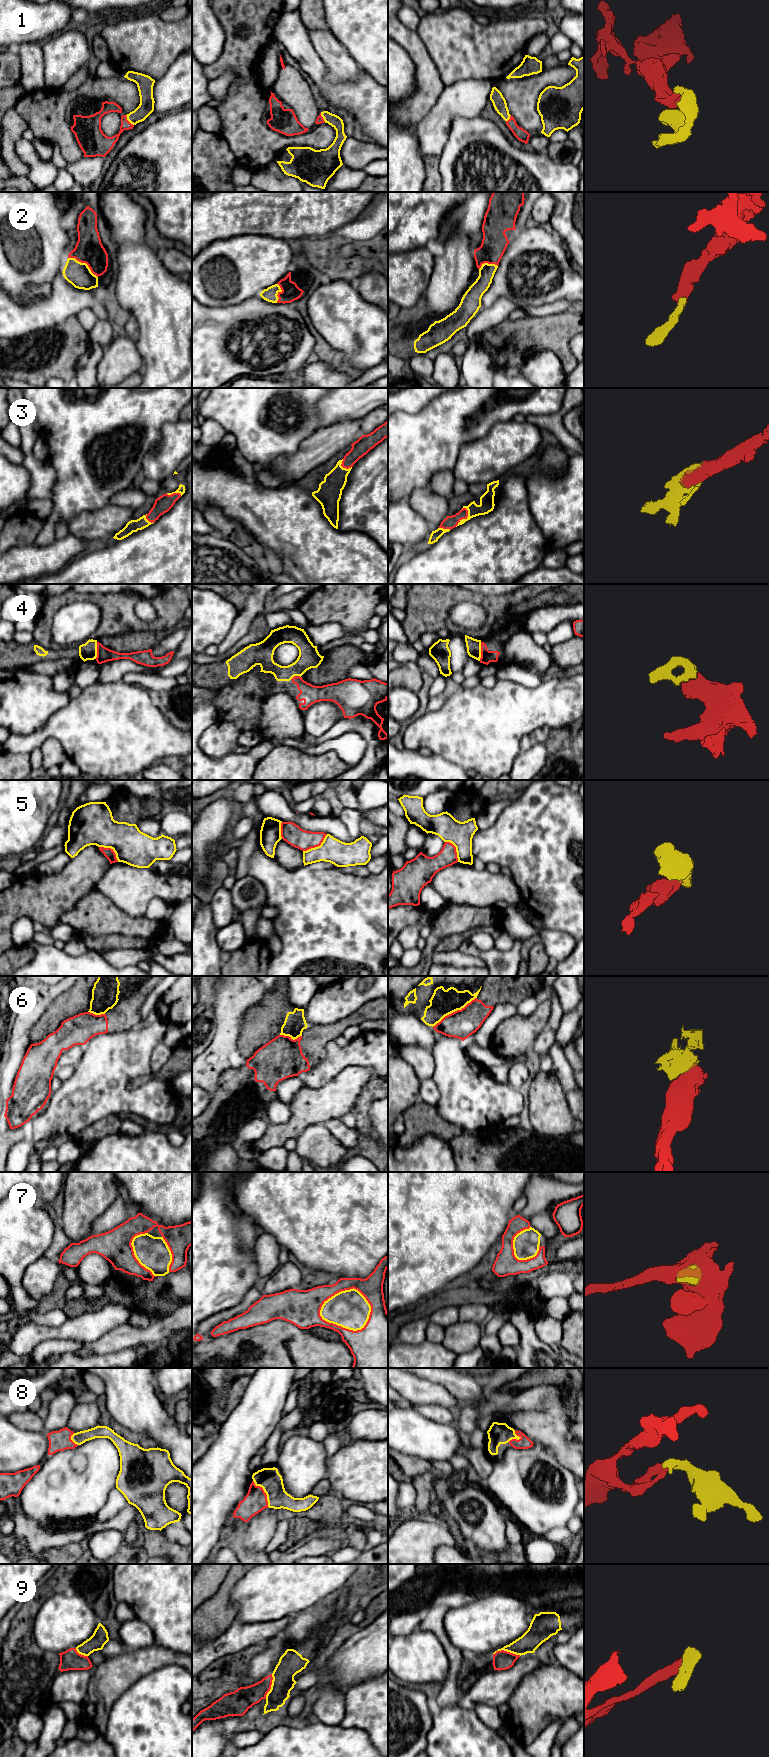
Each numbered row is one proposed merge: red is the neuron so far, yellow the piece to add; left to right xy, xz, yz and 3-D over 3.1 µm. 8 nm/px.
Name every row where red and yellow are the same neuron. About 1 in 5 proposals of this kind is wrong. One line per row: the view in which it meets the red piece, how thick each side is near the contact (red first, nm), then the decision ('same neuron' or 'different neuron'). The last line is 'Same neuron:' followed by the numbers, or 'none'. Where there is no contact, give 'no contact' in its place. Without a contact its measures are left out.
1: contact in xy; calibres 120 and 120 nm; same neuron
2: contact in xy; calibres 220 and 190 nm; same neuron
3: contact in yz; calibres 110 and 110 nm; same neuron
4: contact in yz; calibres 100 and 110 nm; same neuron
5: contact in xz; calibres 160 and 200 nm; different neuron
6: contact in yz; calibres 220 and 220 nm; different neuron
7: contact in xz; calibres 400 and 300 nm; same neuron
8: contact in xz; calibres 180 and 180 nm; same neuron
9: contact in yz; calibres 160 and 160 nm; different neuron
Same neuron: 1, 2, 3, 4, 7, 8

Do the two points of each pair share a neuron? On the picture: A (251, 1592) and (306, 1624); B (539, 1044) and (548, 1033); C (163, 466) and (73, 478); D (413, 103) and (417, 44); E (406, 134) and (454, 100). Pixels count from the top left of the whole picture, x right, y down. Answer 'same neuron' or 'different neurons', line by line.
A: different neurons
B: same neuron
C: different neurons
D: same neuron
E: different neurons

